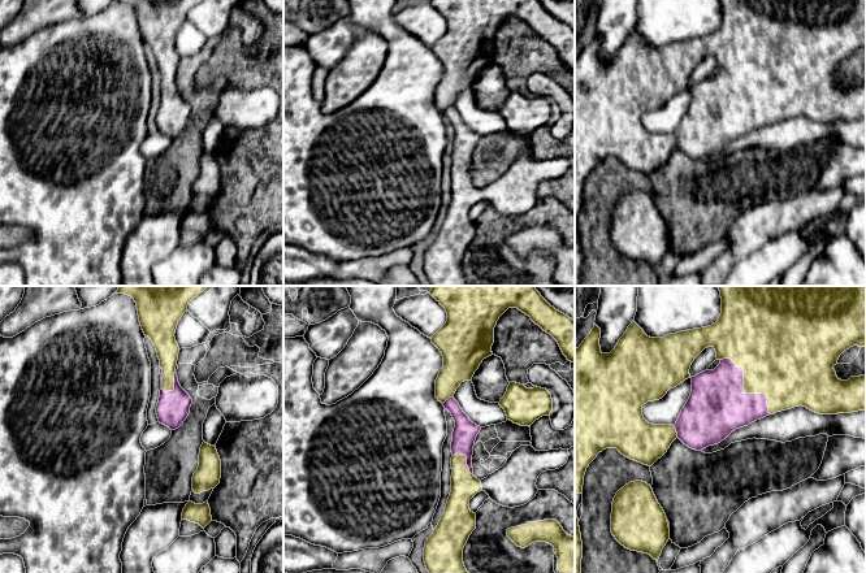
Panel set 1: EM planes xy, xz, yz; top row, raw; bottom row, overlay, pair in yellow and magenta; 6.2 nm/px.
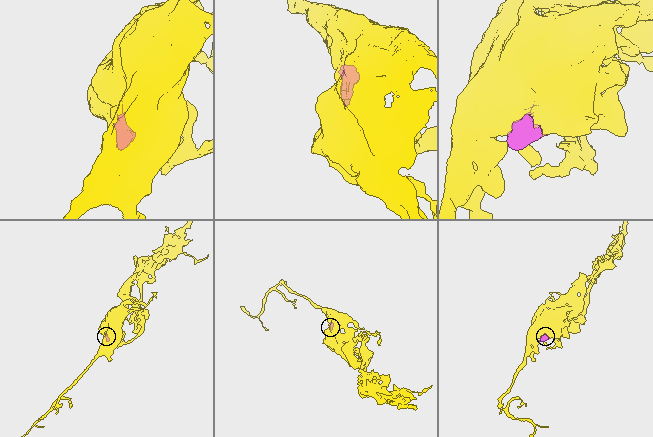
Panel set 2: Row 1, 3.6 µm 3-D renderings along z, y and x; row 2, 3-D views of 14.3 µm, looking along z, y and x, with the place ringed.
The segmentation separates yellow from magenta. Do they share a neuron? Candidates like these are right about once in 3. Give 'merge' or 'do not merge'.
merge

